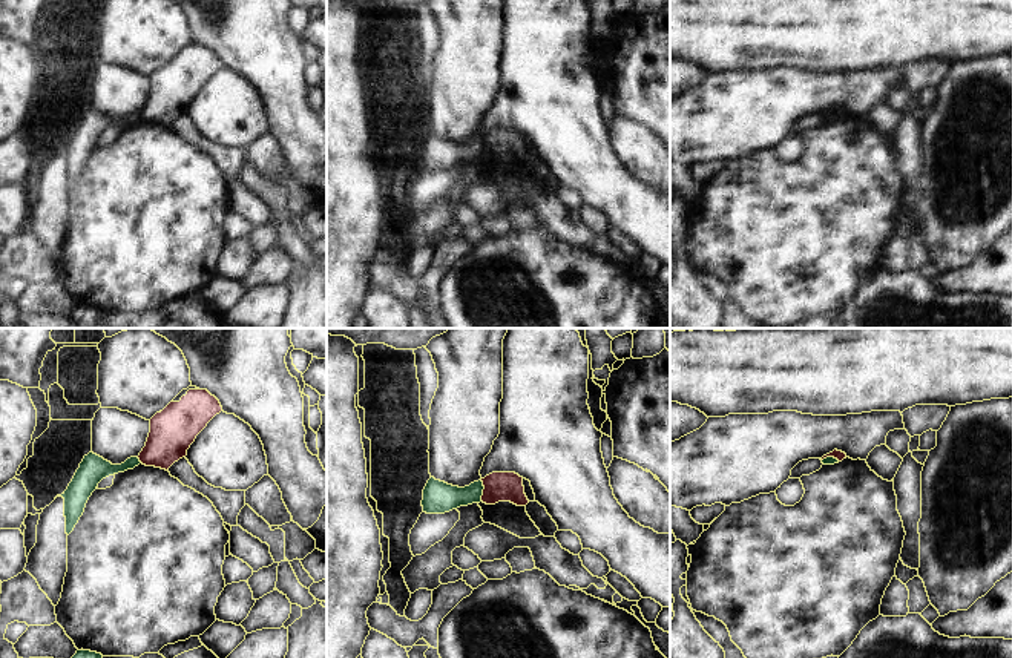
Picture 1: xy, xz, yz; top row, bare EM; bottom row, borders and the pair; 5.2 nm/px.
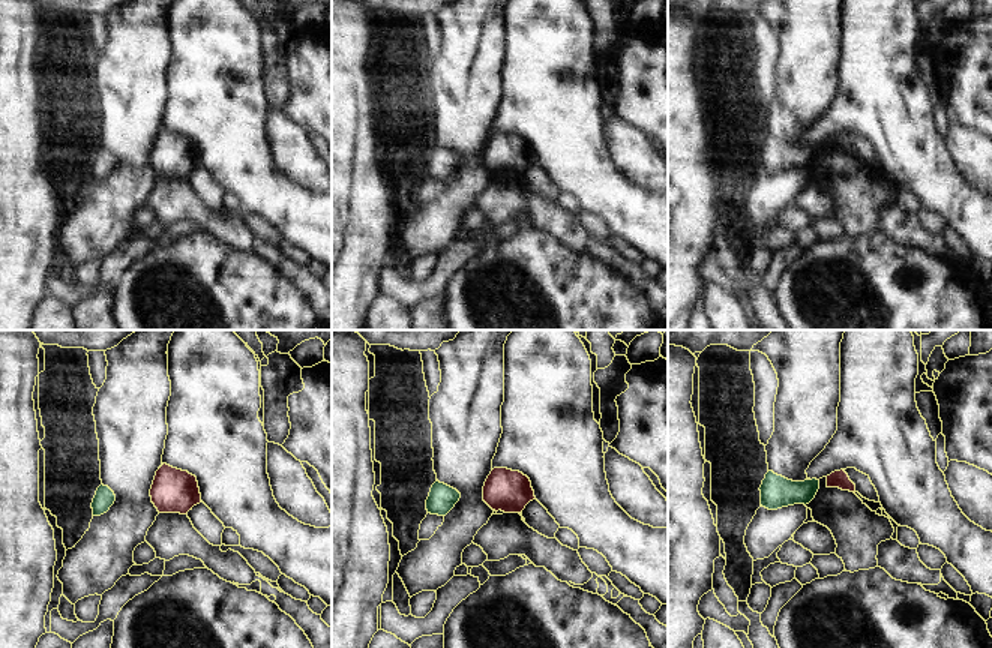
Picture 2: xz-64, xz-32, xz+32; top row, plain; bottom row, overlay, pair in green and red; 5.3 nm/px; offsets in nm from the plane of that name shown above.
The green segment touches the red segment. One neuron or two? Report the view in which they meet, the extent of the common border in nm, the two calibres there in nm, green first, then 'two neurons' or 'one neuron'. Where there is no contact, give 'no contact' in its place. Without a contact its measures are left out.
xz | 110 nm | 170/160 nm | two neurons

